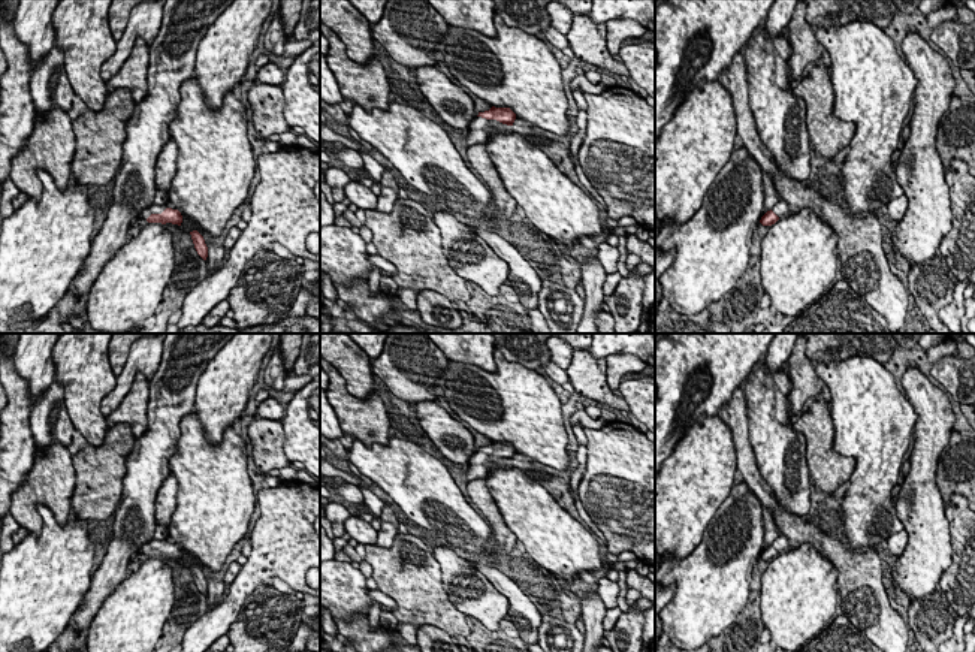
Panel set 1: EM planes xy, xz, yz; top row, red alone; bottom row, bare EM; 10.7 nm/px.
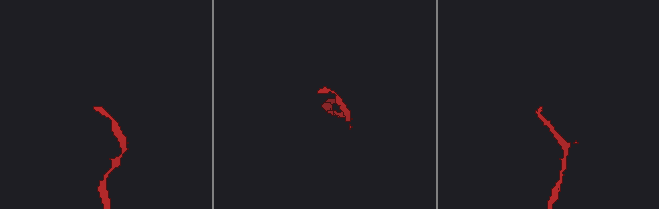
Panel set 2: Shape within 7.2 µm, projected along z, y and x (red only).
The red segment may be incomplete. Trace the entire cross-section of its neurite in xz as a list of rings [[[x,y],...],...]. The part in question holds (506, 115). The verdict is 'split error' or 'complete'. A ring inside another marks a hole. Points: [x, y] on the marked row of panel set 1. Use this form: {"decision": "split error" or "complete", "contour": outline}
{"decision": "split error", "contour": [[[495,108],[489,111],[479,112],[479,115],[470,121],[467,147],[477,144],[486,144],[489,136],[495,132],[498,124],[513,126],[516,114],[510,108]]]}

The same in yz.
{"decision": "split error", "contour": [[[781,199],[770,211],[767,211],[760,223],[763,226],[772,226],[775,224],[778,220],[788,217],[794,212],[794,209],[784,200]]]}

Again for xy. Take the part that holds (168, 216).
{"decision": "split error", "contour": [[[150,205],[148,208],[142,209],[141,214],[135,218],[136,220],[147,220],[148,223],[172,223],[181,226],[182,215],[178,209],[172,209],[167,205]]]}

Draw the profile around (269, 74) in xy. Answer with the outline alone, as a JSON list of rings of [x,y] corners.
[[[271,61],[260,67],[256,78],[257,82],[269,84],[269,85],[283,85],[284,79],[286,75],[275,63]]]

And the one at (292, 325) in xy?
[[[292,314],[280,320],[277,325],[257,325],[247,329],[227,327],[215,325],[206,327],[205,325],[187,326],[178,333],[320,333],[320,320],[305,314],[304,317],[293,317]]]

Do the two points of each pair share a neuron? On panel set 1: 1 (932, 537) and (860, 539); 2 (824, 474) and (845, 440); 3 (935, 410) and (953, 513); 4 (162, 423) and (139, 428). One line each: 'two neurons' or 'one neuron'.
1: two neurons
2: two neurons
3: two neurons
4: two neurons

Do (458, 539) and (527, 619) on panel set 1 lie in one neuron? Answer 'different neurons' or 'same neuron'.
different neurons

